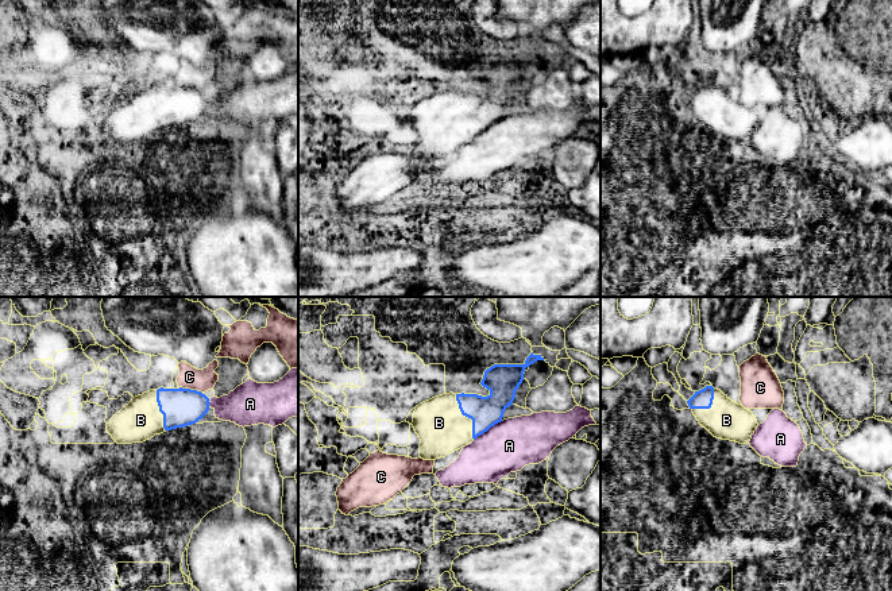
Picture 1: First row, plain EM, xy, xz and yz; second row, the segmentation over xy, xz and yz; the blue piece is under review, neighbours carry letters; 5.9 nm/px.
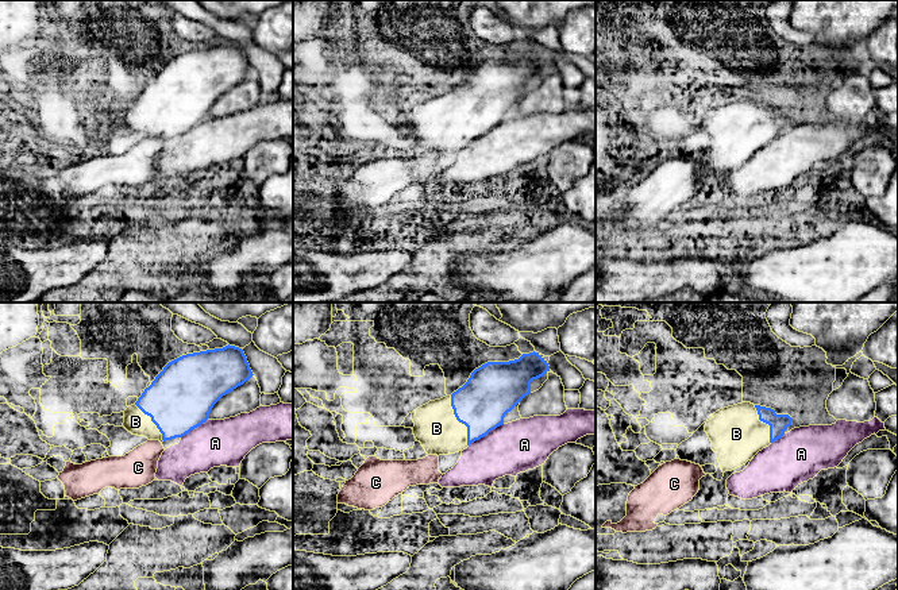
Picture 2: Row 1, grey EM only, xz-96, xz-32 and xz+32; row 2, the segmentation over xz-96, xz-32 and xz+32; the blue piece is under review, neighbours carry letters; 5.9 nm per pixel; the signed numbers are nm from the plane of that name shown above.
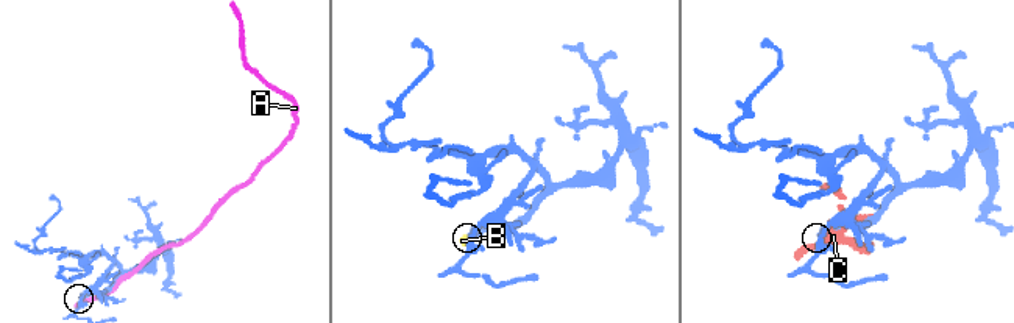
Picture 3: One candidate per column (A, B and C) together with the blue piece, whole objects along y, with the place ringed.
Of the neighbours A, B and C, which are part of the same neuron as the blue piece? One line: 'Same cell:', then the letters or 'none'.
Same cell: B

